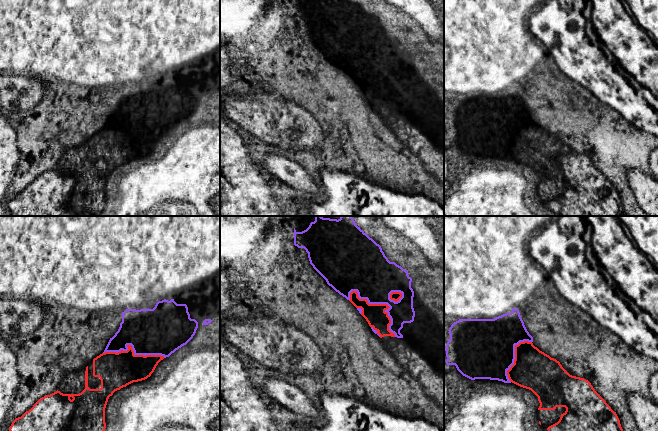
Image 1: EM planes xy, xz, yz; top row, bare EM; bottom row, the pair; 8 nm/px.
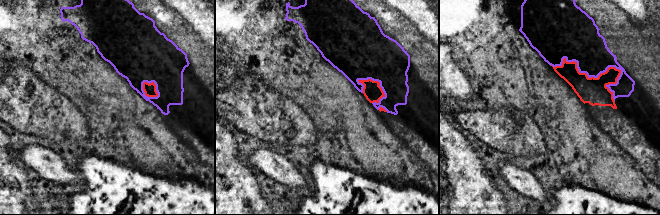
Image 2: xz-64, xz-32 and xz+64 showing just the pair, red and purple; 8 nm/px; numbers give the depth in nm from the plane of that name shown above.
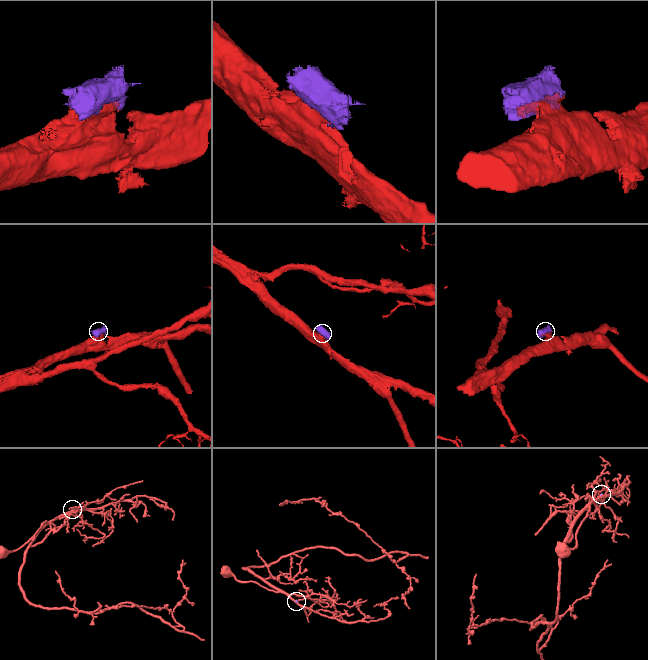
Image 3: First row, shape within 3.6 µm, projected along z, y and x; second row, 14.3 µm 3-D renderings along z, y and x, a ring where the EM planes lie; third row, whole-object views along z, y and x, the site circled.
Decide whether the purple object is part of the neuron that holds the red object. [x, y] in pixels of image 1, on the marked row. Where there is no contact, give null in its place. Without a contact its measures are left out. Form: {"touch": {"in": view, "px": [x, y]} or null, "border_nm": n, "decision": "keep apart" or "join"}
{"touch": {"in": "xz", "px": [384, 304]}, "border_nm": 500, "decision": "keep apart"}

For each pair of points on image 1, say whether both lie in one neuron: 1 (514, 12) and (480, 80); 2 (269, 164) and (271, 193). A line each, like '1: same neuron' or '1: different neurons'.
1: same neuron
2: different neurons

